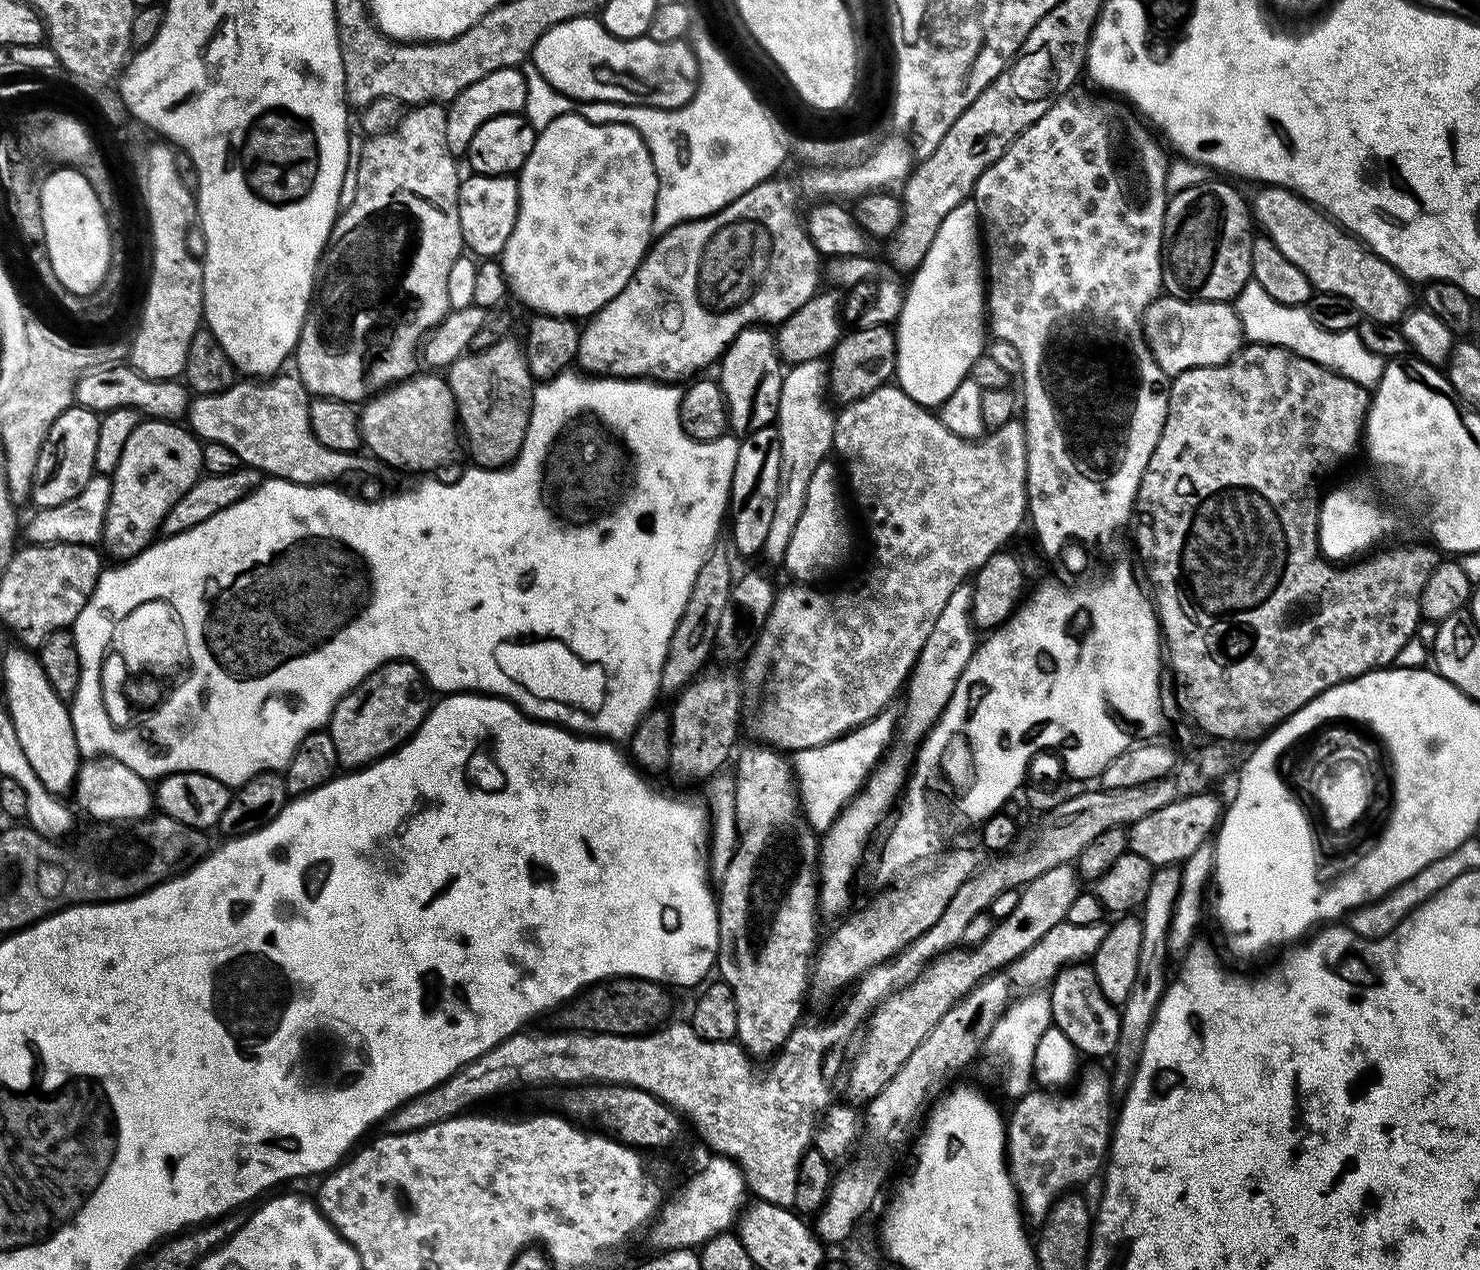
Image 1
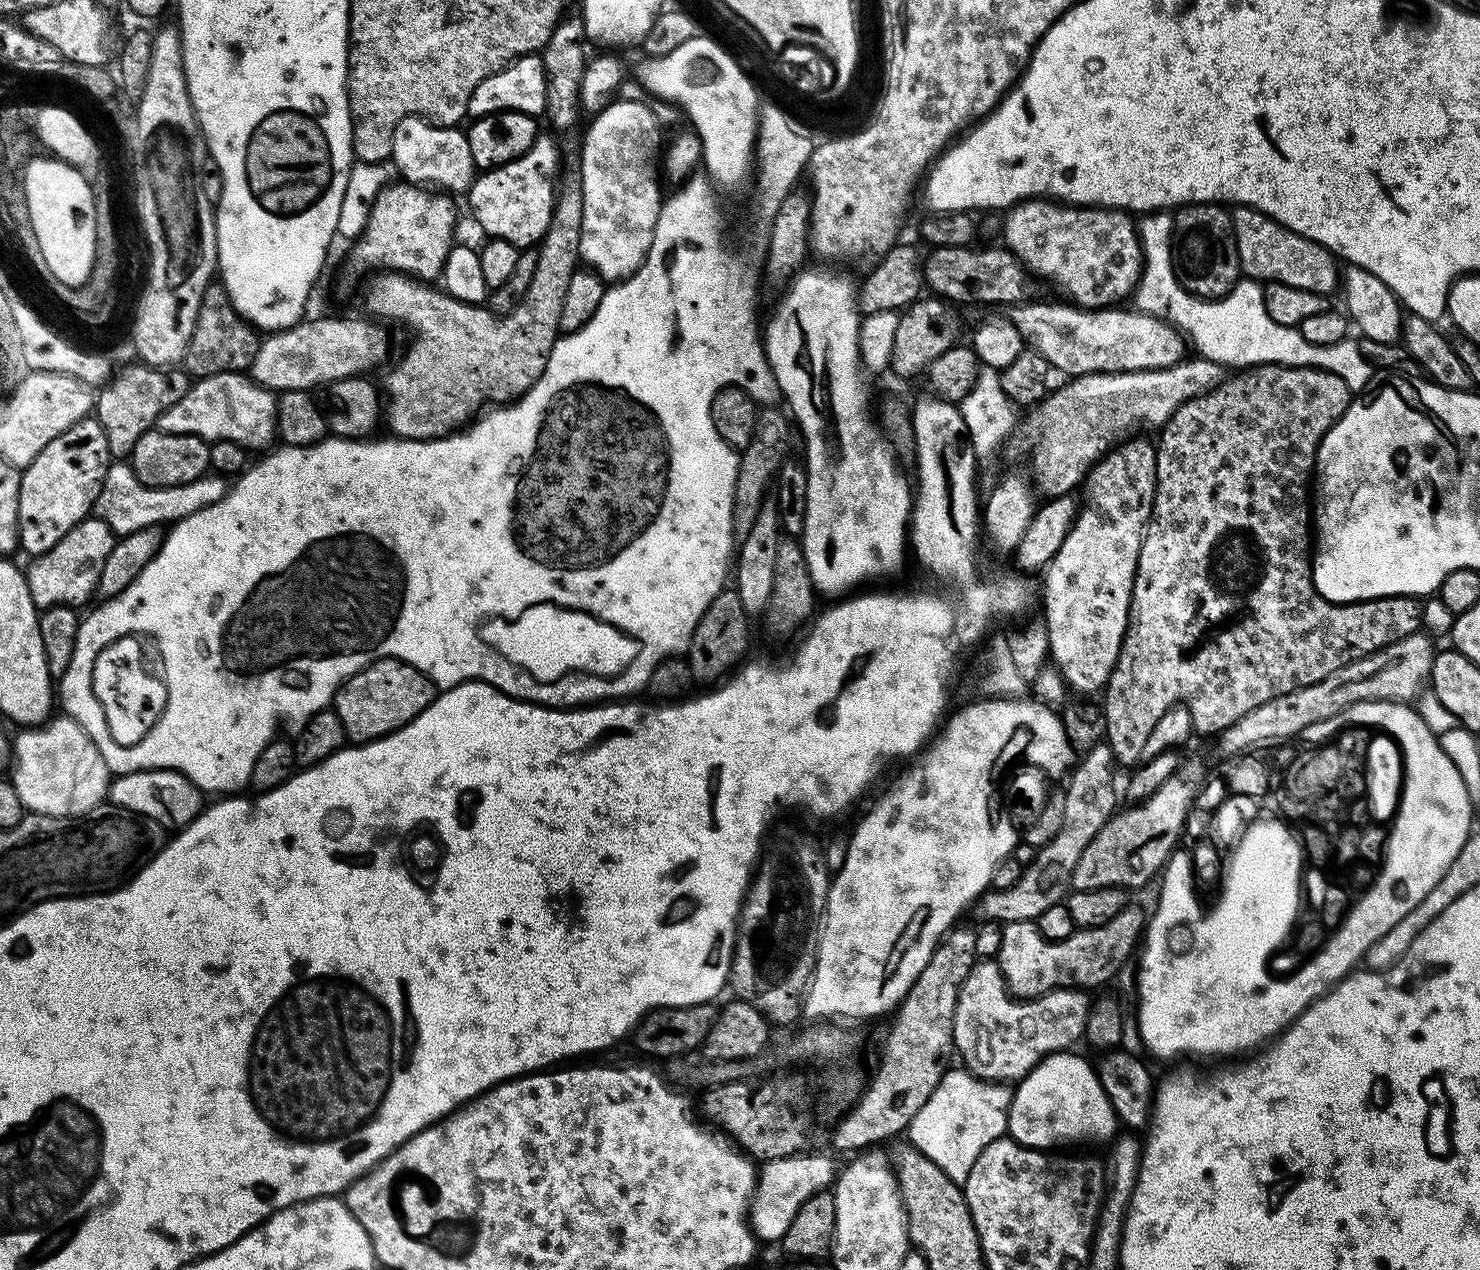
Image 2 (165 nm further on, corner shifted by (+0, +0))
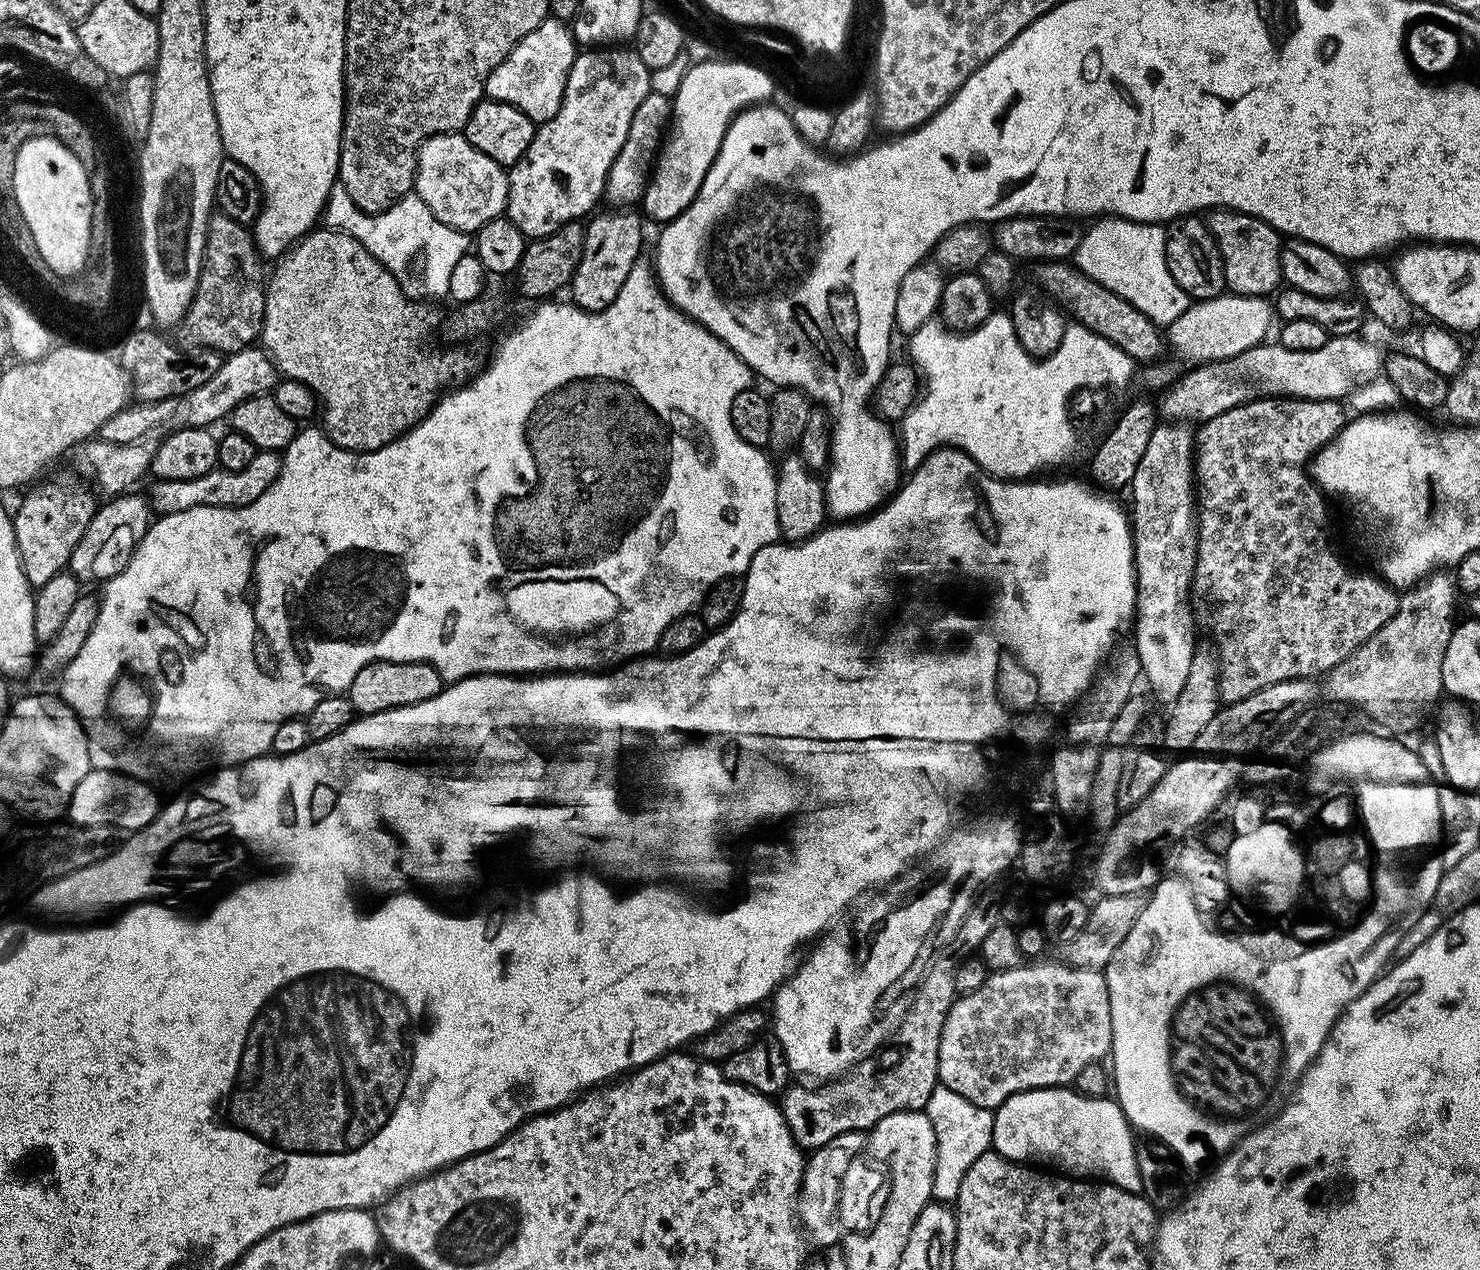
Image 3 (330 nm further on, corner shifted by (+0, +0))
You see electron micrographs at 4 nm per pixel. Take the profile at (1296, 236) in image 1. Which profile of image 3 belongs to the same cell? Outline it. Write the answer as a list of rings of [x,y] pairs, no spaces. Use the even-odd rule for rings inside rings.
[[[1231,210],[1209,211],[1206,223],[1224,259],[1224,283],[1229,293],[1268,298],[1281,287],[1281,233],[1258,218]]]

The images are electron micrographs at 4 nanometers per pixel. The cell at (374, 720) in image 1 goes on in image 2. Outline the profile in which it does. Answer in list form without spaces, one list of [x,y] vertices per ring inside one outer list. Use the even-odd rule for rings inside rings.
[[[381,658],[372,661],[340,685],[334,697],[334,711],[345,733],[351,739],[353,736],[353,741],[367,742],[408,724],[419,712],[430,707],[437,695],[437,685],[425,672],[419,672],[405,660]]]

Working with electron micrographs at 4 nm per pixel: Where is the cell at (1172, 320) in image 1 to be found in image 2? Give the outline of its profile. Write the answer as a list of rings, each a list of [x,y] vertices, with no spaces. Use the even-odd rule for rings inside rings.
[[[1021,302],[1013,304],[1007,309],[1006,315],[1008,321],[1018,330],[1018,334],[1022,334],[1025,345],[1031,346],[1045,362],[1048,363],[1053,369],[1056,368],[1060,372],[1065,372],[1065,377],[1075,378],[1080,375],[1086,375],[1087,372],[1134,372],[1134,371],[1146,371],[1148,369],[1168,368],[1174,367],[1180,361],[1185,359],[1186,353],[1184,353],[1184,344],[1186,348],[1186,340],[1183,335],[1169,321],[1144,312],[1123,312],[1123,307],[1109,306],[1107,308],[1101,308],[1099,310],[1081,310],[1077,305],[1071,302],[1060,302],[1064,304],[1028,304],[1029,302]]]

